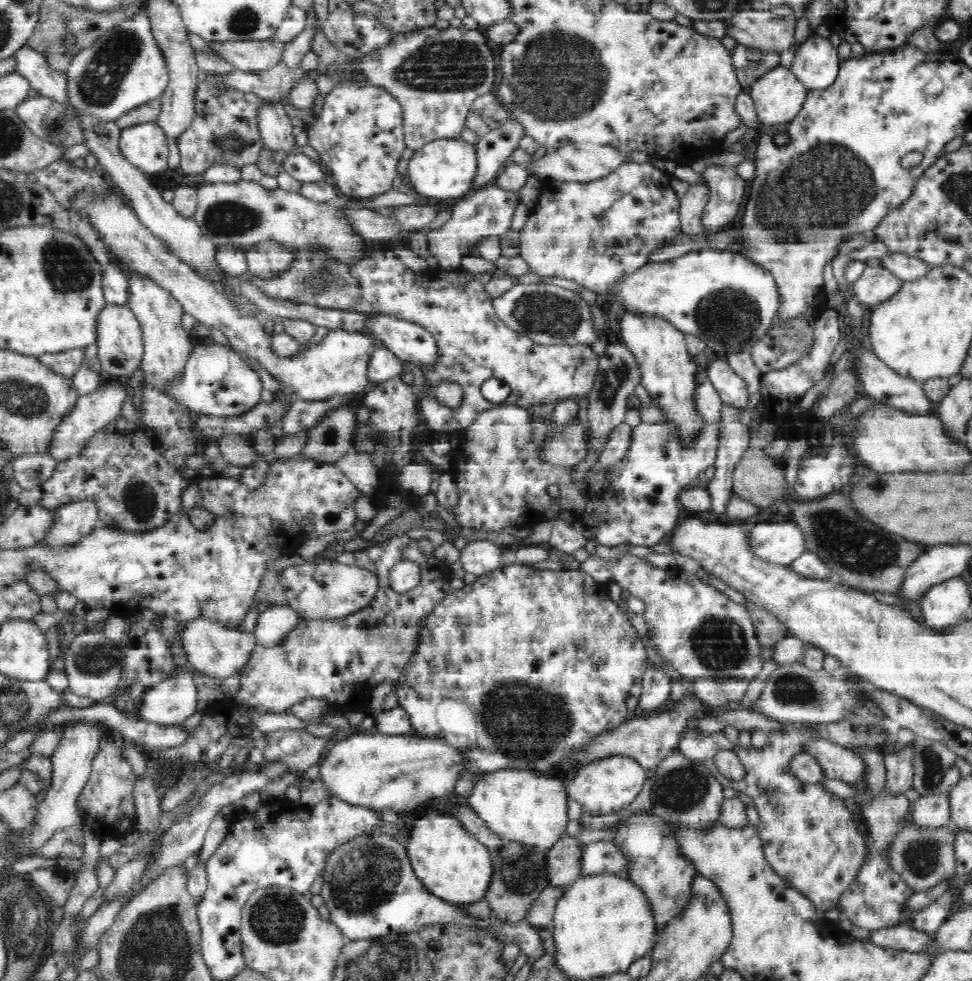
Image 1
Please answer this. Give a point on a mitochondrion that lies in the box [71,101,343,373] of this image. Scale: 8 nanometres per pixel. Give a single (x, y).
(229, 218)

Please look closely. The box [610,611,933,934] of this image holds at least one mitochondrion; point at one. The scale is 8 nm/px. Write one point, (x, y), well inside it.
(684, 788)

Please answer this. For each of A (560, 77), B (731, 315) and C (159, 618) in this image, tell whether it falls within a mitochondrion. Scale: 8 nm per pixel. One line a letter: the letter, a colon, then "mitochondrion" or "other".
A: mitochondrion
B: mitochondrion
C: other

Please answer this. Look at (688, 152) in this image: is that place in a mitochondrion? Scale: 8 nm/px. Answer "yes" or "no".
no

